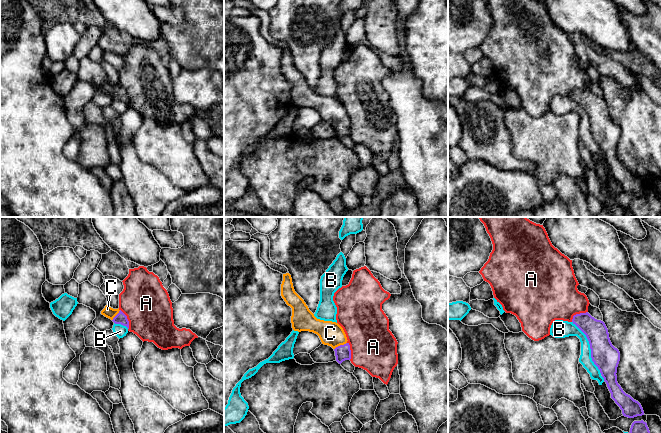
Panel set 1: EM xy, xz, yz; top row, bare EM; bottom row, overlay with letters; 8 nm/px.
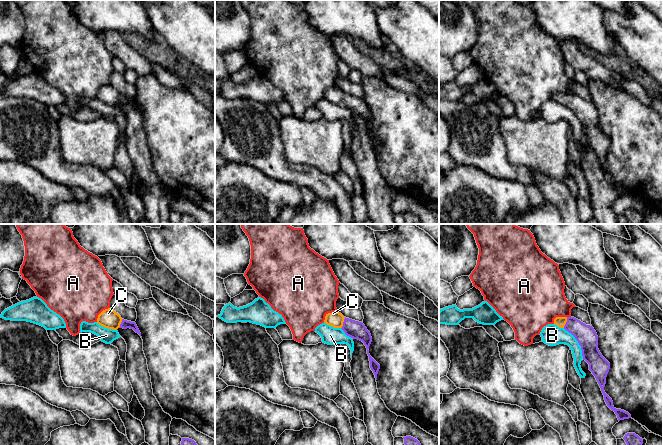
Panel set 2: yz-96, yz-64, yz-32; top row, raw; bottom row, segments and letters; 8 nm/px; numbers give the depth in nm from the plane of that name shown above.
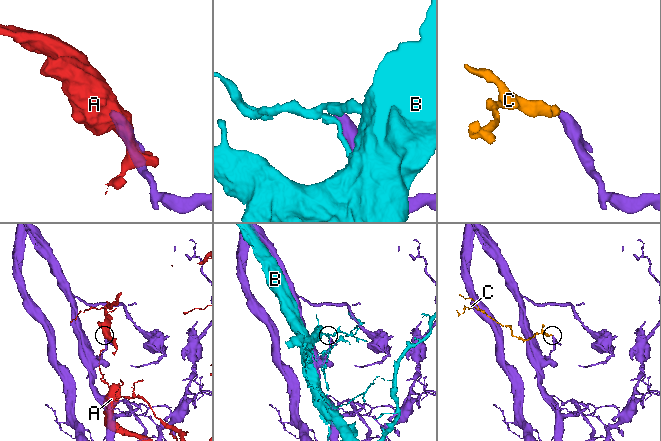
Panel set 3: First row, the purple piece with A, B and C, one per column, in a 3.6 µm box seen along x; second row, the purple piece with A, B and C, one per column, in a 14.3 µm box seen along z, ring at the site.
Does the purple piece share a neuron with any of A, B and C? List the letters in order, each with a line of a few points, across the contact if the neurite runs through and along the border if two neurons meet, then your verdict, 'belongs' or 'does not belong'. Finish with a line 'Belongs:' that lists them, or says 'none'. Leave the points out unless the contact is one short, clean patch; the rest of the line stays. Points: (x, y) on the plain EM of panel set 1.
A: does not belong
B: does not belong
C: line xz (342, 128), (340, 121), (330, 109); belongs
Belongs: C

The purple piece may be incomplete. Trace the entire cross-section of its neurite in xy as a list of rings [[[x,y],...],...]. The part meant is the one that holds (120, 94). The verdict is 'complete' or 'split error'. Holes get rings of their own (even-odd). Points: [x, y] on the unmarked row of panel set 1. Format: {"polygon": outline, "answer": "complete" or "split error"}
{"polygon": [[[107,80],[101,87],[101,90],[111,95],[115,100],[121,100],[129,105],[129,97],[127,92],[119,84],[113,85]]], "answer": "split error"}

